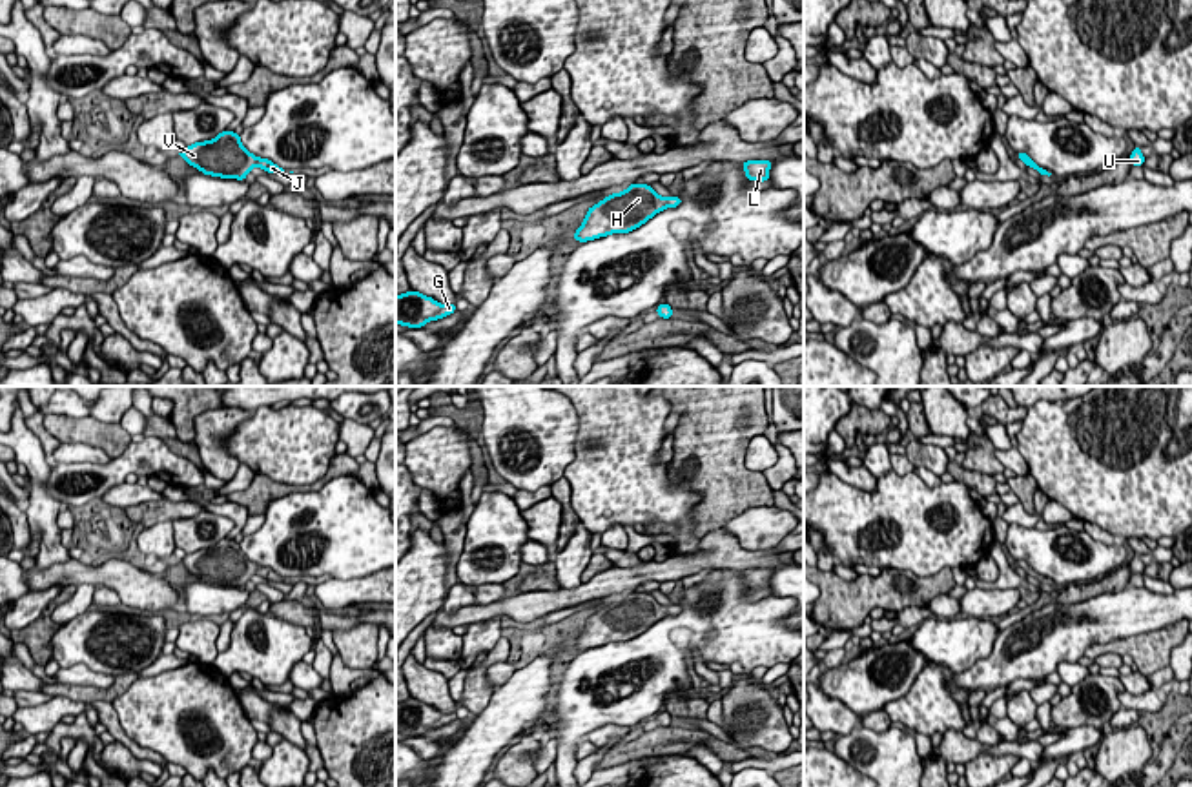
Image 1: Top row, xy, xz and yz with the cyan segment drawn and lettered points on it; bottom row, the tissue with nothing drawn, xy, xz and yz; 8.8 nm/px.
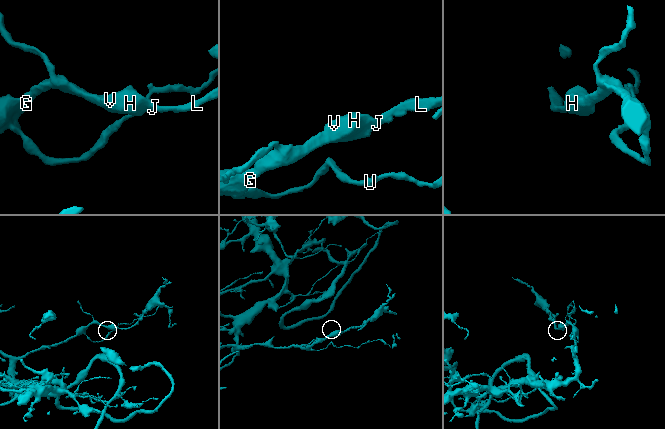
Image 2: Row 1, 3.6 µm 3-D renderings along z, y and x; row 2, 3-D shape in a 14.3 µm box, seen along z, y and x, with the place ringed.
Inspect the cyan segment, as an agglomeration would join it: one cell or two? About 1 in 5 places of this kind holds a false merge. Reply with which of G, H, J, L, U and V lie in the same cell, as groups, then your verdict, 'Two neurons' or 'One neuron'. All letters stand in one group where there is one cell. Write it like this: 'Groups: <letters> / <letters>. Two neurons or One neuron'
Groups: G H J L U V. One neuron

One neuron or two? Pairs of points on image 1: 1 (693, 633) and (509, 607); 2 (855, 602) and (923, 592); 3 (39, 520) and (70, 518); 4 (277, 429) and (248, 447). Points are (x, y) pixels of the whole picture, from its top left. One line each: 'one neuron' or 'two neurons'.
1: two neurons
2: one neuron
3: two neurons
4: one neuron

